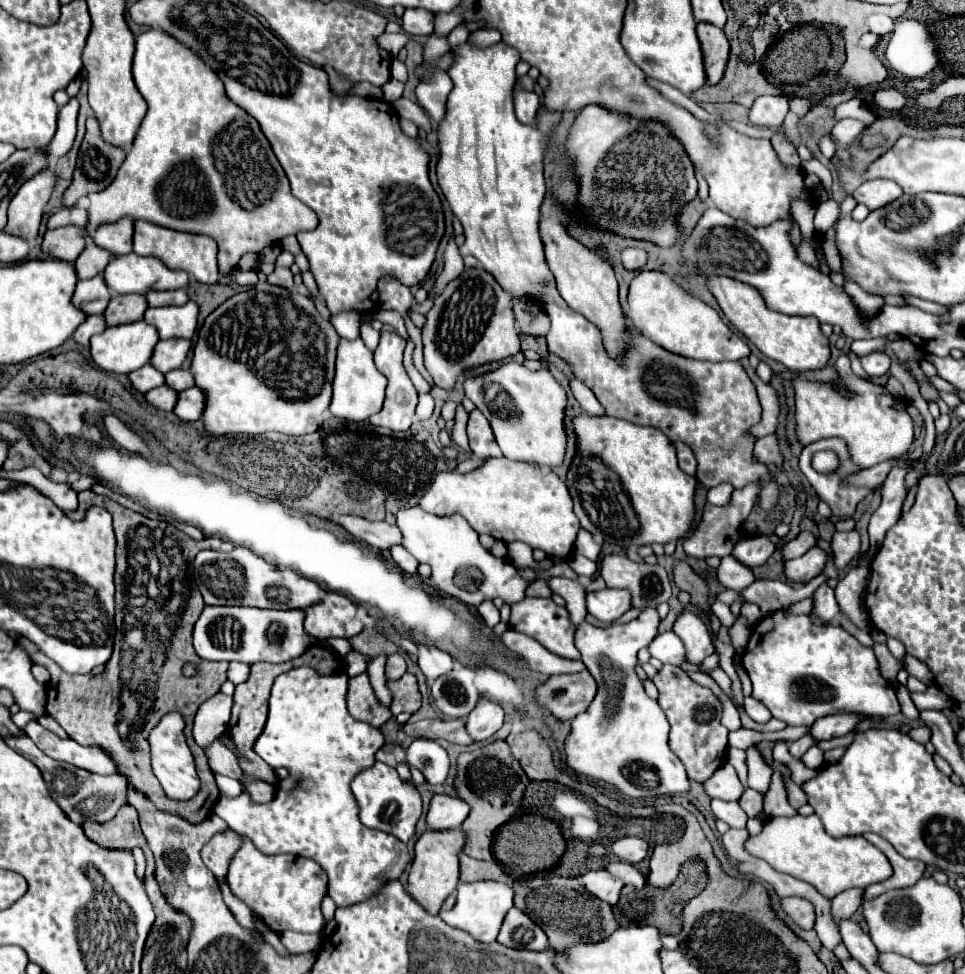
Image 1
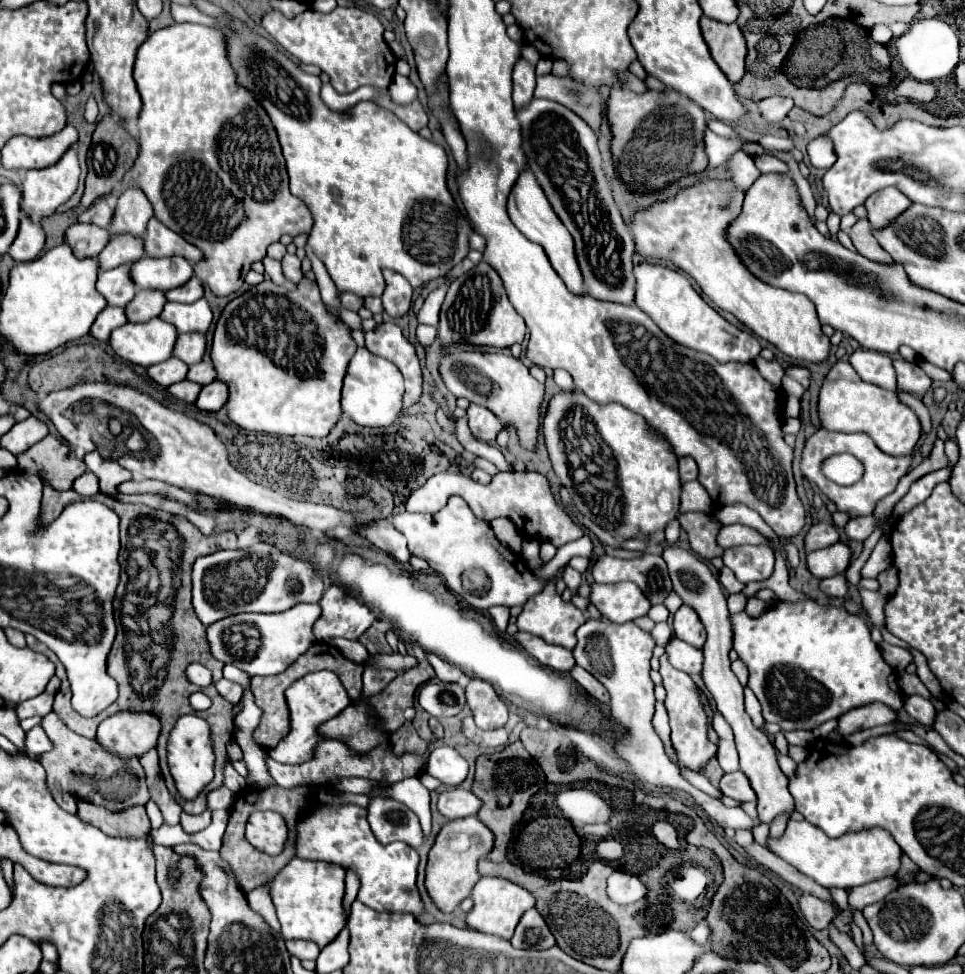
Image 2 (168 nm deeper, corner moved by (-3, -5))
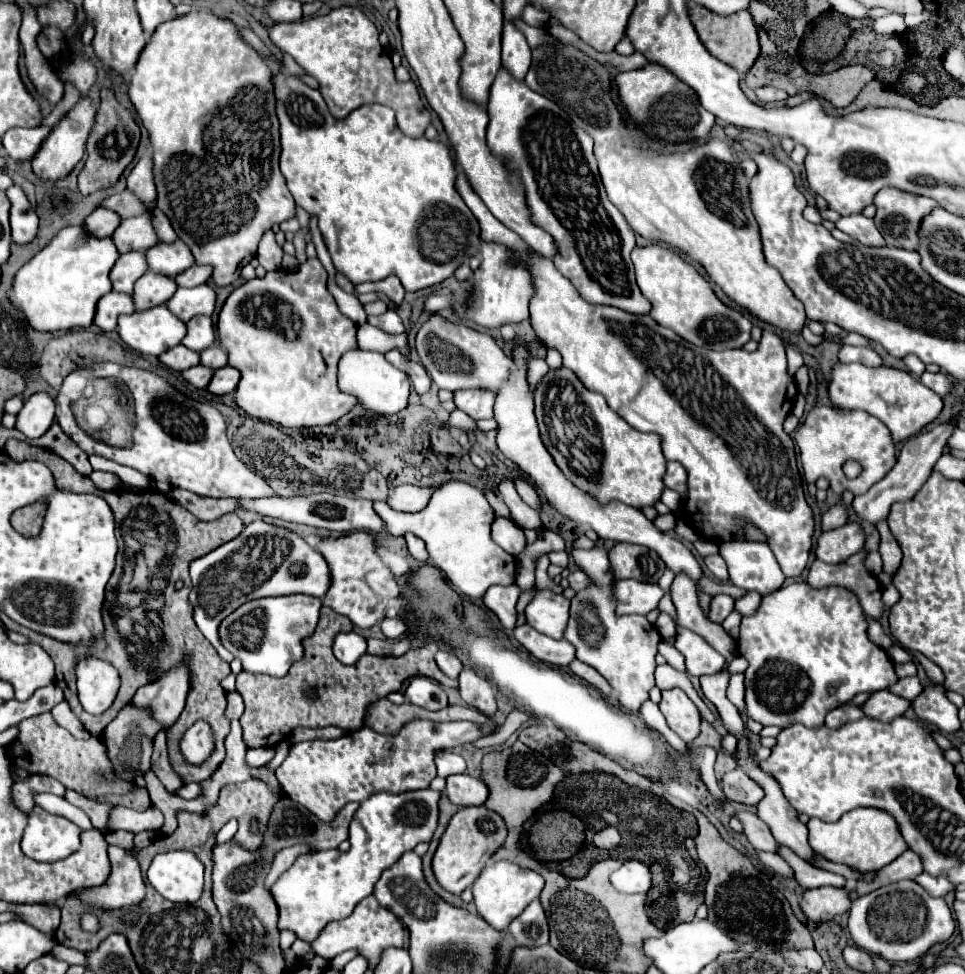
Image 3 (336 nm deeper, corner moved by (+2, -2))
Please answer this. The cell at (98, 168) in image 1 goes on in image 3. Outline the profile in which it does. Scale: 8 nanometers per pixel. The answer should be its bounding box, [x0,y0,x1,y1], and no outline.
[78,88,140,194]

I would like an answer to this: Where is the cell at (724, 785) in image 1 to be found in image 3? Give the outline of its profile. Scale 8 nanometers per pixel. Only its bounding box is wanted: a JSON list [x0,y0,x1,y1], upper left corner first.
[722,768,764,806]

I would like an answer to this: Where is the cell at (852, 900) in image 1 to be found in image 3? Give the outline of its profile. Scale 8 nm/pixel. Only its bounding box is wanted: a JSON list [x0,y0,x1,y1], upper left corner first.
[856,850,924,894]

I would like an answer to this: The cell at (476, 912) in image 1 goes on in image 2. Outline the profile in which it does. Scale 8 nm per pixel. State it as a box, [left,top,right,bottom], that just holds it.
[465,877,535,939]

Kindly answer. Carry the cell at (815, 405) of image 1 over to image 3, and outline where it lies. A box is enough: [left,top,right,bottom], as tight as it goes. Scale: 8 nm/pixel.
[830,364,944,442]

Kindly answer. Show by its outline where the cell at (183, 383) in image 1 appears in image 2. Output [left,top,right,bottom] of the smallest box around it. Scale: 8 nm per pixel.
[187,361,215,385]

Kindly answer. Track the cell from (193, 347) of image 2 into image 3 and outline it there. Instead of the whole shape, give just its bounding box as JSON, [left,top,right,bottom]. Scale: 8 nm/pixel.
[182,316,216,352]

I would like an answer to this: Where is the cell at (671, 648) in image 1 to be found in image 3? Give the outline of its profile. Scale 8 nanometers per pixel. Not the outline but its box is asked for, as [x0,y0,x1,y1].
[674,630,726,676]

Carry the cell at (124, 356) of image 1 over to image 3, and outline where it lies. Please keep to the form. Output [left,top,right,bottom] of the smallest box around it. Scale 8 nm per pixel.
[118,304,186,356]

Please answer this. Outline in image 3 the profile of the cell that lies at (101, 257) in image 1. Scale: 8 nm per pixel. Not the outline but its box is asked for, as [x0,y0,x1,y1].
[112,212,158,254]

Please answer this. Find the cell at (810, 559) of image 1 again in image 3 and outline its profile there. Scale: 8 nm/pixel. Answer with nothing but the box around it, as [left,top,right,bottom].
[816,522,866,564]

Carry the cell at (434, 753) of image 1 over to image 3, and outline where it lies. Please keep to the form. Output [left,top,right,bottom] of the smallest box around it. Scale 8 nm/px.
[436,750,466,778]

